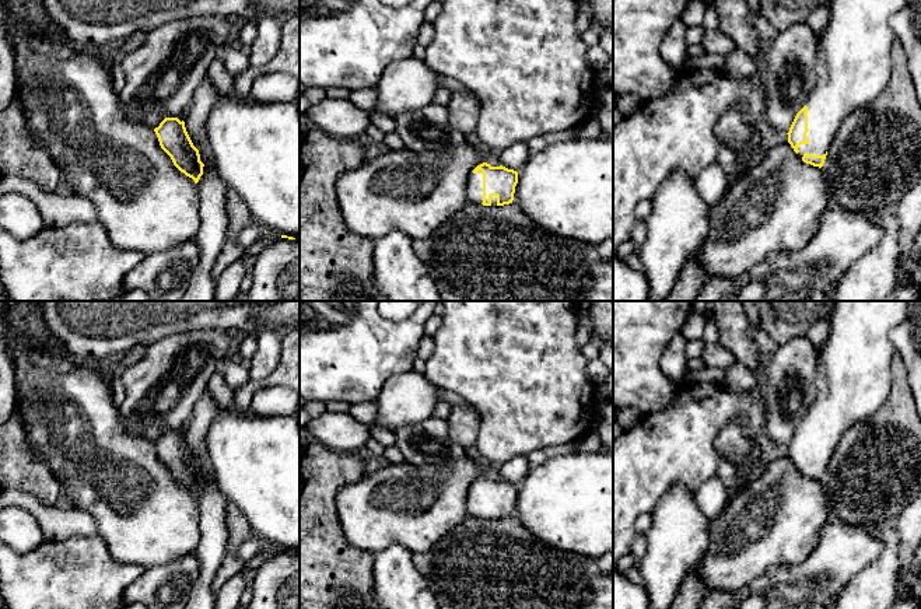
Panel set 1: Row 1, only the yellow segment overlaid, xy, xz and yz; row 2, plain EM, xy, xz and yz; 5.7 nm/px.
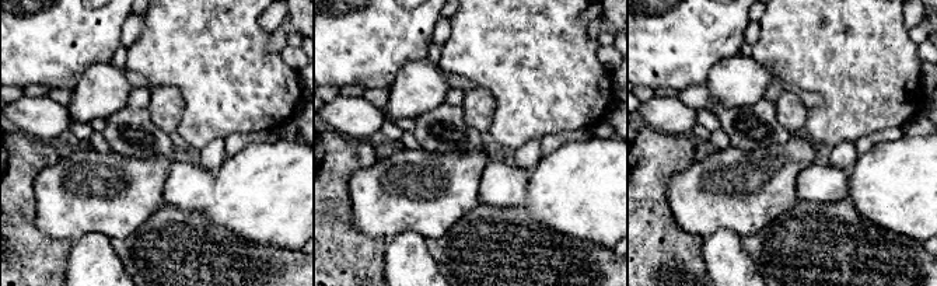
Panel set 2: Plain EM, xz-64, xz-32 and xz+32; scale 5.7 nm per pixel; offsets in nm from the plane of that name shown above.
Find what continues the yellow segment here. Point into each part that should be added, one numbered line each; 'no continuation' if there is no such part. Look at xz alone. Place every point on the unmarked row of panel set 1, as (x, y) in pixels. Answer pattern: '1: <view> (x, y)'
1: xz (475, 494)

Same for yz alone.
1: yz (854, 364)

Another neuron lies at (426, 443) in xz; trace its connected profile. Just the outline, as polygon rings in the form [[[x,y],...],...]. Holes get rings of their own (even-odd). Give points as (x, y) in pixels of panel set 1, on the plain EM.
[[[430,417],[393,431],[405,462],[416,466],[442,465],[466,456],[466,449],[448,434],[447,419]]]

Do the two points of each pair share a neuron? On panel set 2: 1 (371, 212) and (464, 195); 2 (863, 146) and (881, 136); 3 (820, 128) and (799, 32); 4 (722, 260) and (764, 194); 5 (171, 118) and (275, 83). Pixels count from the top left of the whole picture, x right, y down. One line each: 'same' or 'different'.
1: same
2: same
3: same
4: different
5: different

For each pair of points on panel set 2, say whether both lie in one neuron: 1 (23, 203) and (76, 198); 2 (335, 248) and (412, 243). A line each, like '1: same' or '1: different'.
1: different
2: different

